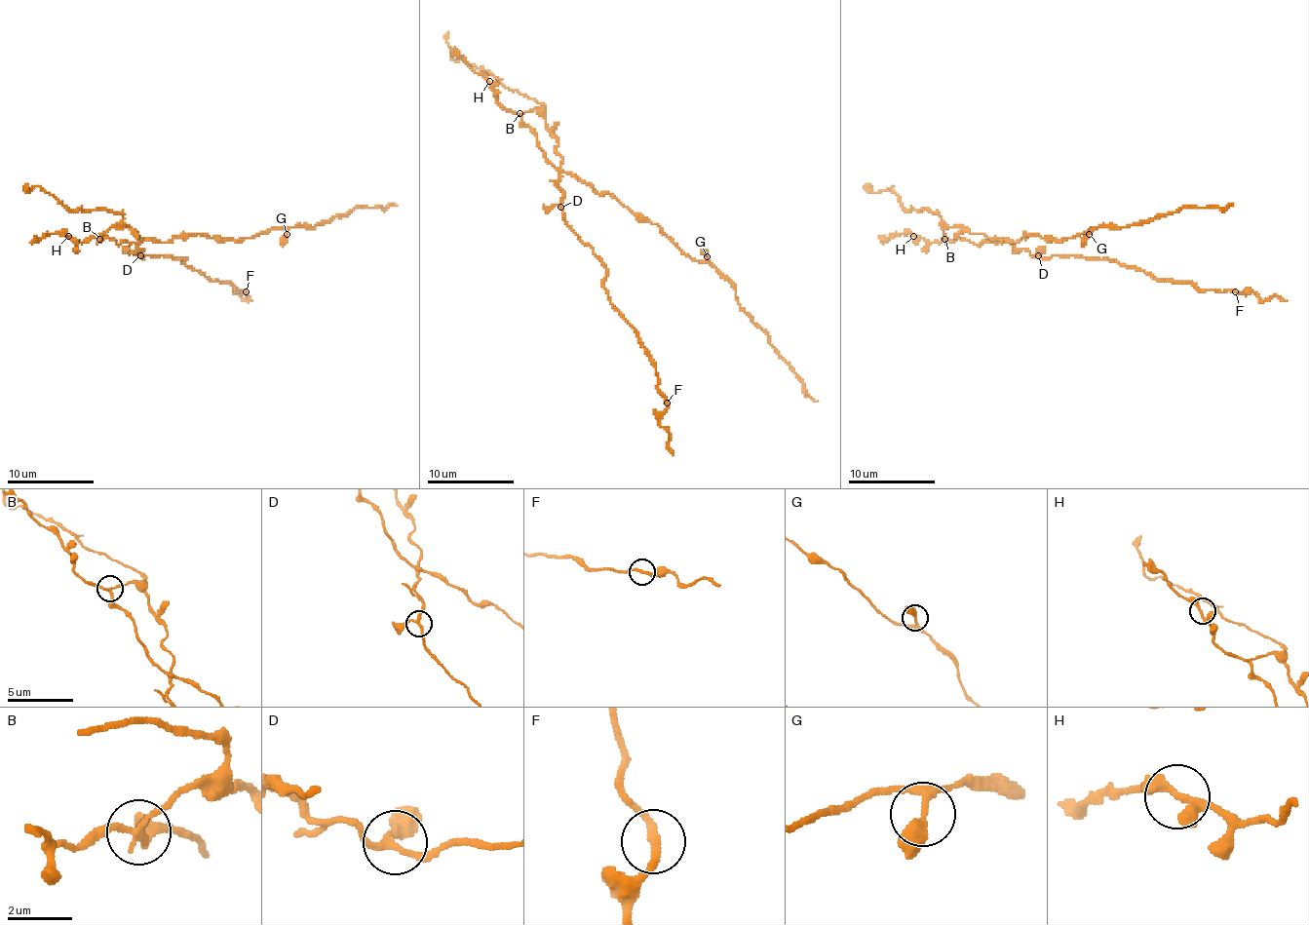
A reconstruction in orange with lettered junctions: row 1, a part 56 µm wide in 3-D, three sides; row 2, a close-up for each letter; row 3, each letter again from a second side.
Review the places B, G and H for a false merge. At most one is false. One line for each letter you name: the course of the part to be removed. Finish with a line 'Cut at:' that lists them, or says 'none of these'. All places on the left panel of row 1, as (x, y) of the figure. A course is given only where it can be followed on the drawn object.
B: foreign part runs (98, 238), (129, 227), (142, 238), (142, 257), (183, 257), (252, 300)
Cut at: B

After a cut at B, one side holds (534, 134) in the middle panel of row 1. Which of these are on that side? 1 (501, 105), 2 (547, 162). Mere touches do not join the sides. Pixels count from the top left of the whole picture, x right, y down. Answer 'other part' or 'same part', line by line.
1: same part
2: same part

